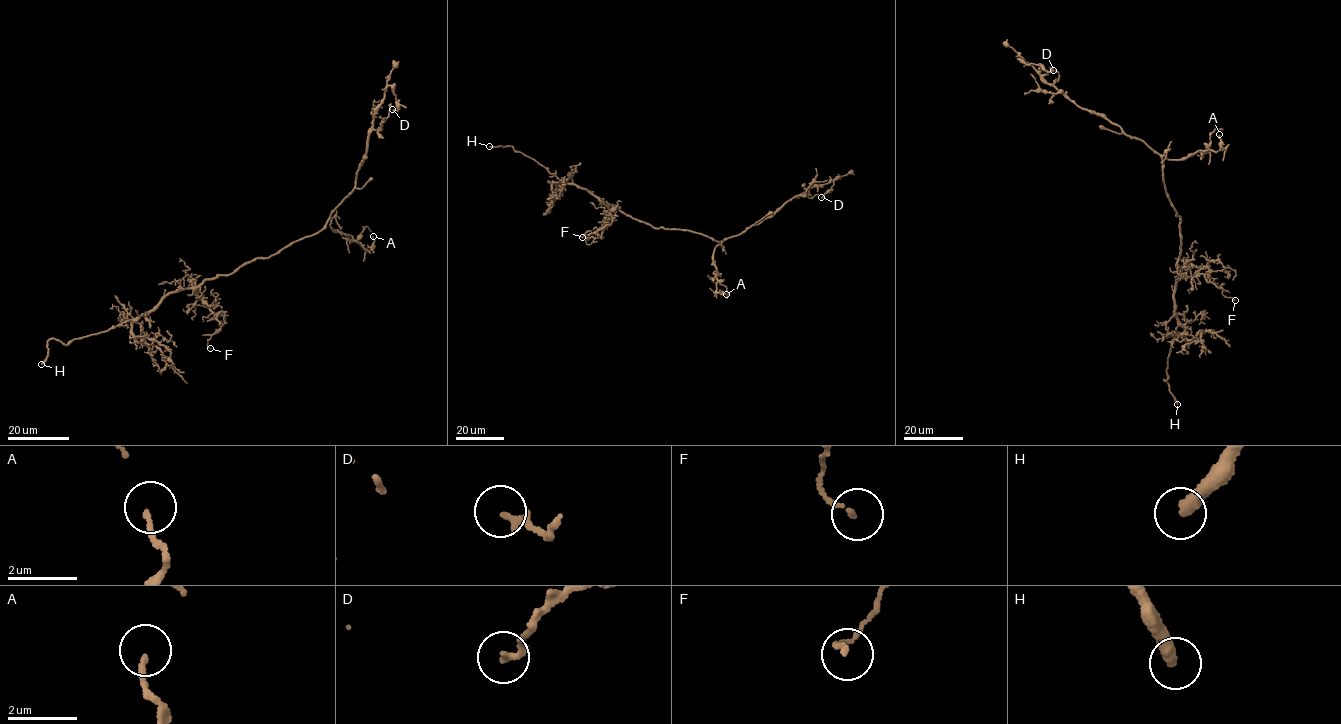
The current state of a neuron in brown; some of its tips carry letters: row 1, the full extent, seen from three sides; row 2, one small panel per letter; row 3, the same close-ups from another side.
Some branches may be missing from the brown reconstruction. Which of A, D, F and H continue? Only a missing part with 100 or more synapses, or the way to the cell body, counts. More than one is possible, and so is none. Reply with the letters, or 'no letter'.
H

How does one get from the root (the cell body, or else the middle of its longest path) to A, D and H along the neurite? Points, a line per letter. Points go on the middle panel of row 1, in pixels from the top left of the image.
A: (672, 229), (702, 233), (720, 243), (713, 254), (717, 273), (716, 291), (726, 294)
D: (672, 229), (685, 229), (719, 241), (769, 217), (783, 204), (811, 188), (836, 178), (821, 197)
H: (672, 229), (655, 229), (627, 216), (586, 189), (563, 183), (512, 146), (489, 146)

